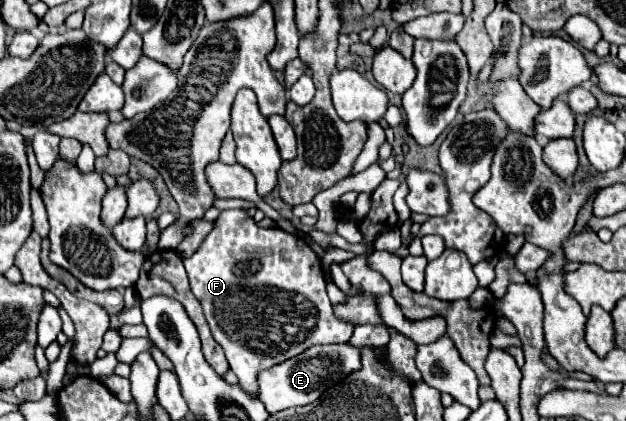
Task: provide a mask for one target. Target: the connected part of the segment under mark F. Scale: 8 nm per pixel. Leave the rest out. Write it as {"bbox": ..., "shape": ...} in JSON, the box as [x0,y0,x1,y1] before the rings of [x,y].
{"bbox":[184,210,354,398],"shape":[[[222,210],[214,230],[204,238],[200,248],[184,260],[184,266],[190,290],[204,308],[214,340],[222,346],[230,370],[240,380],[240,388],[252,398],[258,396],[258,374],[262,370],[286,362],[310,346],[348,342],[352,338],[354,324],[336,318],[332,312],[322,262],[314,250],[296,234],[256,226],[252,218],[246,218],[246,210]]]}

